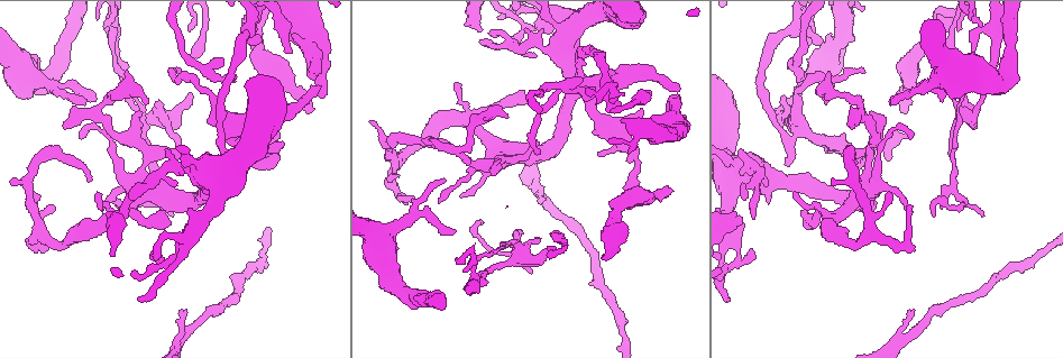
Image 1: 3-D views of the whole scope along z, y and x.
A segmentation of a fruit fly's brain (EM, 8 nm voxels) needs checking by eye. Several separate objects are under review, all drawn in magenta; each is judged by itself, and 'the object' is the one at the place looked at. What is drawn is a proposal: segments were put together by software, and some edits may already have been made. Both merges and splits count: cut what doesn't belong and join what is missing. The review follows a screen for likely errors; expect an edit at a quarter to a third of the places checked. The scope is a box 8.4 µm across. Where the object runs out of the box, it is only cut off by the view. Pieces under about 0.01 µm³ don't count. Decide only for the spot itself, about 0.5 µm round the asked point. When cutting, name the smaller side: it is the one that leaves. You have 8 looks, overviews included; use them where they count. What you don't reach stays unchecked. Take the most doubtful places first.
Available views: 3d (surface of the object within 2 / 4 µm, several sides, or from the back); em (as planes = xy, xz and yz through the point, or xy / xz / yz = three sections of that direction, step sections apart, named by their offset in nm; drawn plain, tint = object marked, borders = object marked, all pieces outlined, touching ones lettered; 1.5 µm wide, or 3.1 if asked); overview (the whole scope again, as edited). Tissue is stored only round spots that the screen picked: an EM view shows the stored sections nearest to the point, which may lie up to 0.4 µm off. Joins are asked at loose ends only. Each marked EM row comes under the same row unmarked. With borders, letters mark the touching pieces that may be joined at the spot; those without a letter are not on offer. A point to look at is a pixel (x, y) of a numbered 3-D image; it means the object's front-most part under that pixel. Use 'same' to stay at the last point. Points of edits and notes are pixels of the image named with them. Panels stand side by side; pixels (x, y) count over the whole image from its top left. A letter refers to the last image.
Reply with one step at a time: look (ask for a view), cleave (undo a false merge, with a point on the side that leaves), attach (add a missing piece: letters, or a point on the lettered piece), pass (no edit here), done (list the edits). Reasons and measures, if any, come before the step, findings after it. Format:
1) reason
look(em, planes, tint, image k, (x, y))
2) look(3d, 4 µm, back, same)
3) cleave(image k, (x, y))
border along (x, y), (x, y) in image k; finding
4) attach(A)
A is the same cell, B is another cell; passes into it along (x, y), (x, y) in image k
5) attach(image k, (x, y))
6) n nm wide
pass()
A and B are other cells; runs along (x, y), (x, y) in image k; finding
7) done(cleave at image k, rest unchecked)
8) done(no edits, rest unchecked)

look(em, yz, step 8, borders, image 1, (913, 310))

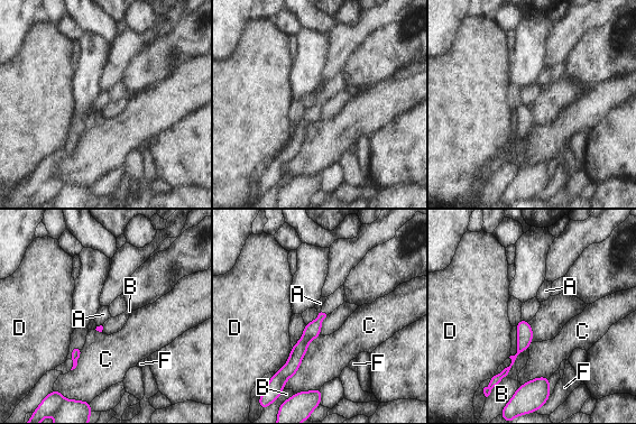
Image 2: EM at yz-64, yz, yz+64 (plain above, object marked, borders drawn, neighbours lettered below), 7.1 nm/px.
cut it another way
look(em, planes, borders, same)

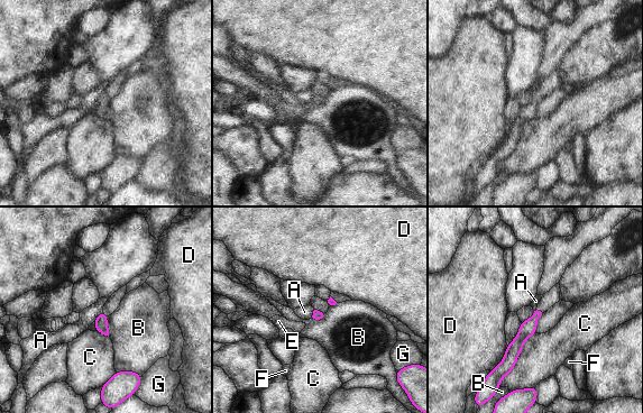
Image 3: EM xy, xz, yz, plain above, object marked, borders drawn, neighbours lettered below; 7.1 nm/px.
attach(E)
E is the same cell, A, B, C, D, F and G are other cells; passes into it along (527, 328), (540, 311), (552, 296) in image 3; the cell continues

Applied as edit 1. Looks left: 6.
thin end
look(em, xz, step 4, tint, image 1, (941, 207))

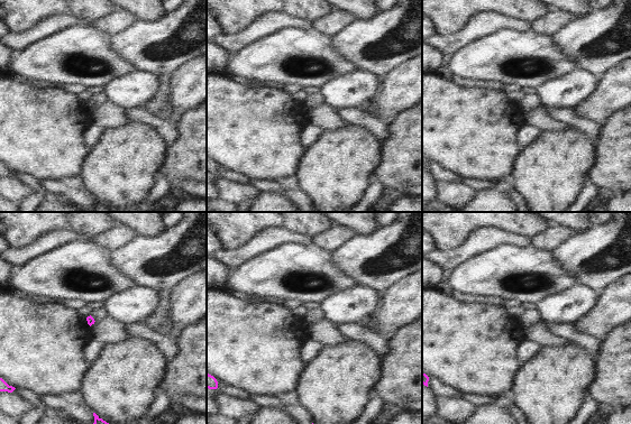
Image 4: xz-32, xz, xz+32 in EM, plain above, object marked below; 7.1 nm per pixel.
cut it another way
look(em, planes, borders, same)

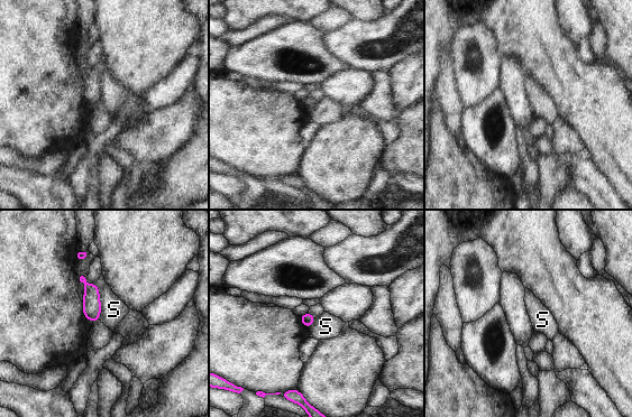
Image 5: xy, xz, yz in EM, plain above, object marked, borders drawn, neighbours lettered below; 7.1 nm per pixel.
90 nm wide
pass()
S is another cell; border along (95, 283), (99, 289), (99, 318) in image 5; no lettered piece goes on from it

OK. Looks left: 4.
done(attach at image 3, rest unchecked)

